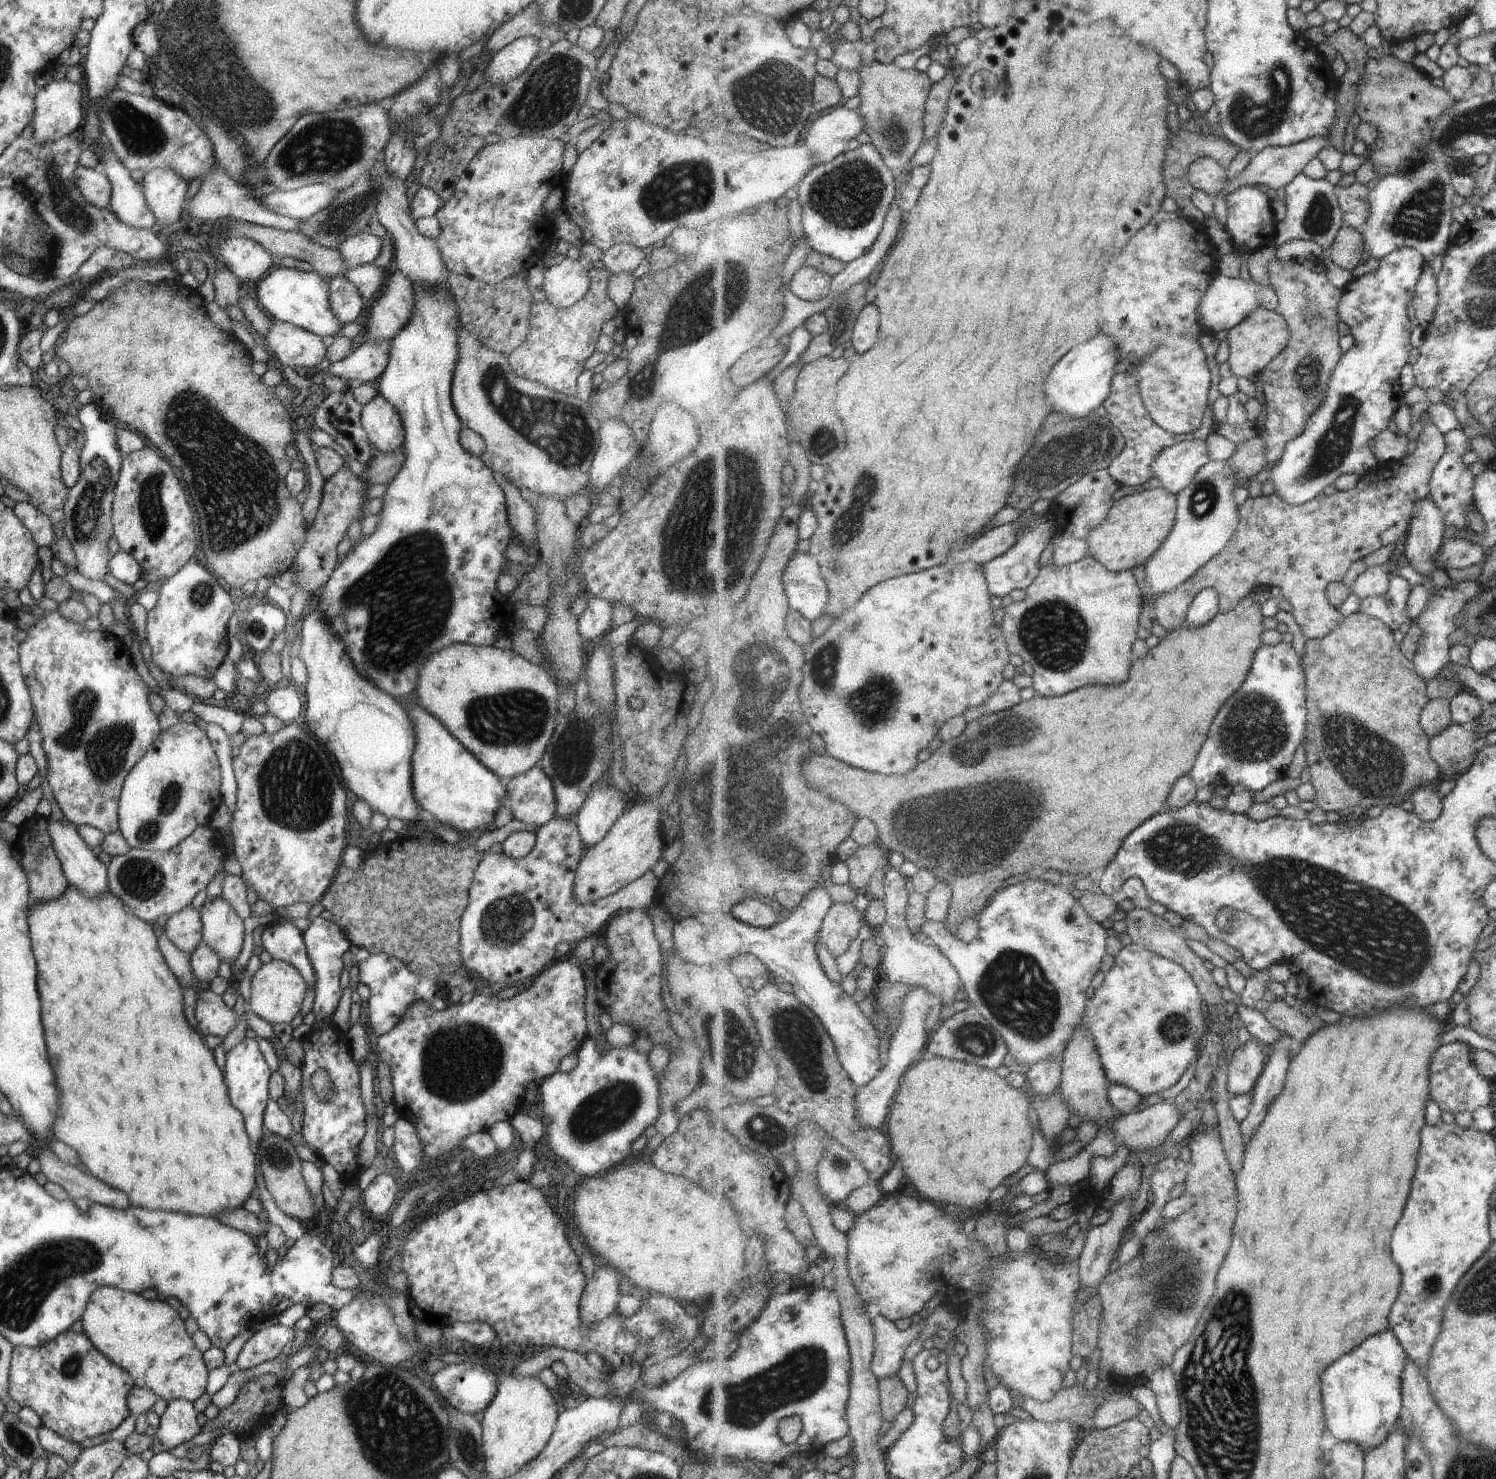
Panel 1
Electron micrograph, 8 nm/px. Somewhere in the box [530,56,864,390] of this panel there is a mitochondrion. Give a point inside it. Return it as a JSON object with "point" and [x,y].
{"point":[770,98]}

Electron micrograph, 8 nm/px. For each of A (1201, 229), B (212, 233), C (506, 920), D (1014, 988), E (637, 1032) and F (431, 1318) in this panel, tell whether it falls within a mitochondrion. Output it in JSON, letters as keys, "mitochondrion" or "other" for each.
{"A":"other","B":"other","C":"mitochondrion","D":"mitochondrion","E":"other","F":"other"}

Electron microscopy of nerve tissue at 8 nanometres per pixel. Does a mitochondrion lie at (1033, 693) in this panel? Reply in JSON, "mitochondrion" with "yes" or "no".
{"mitochondrion":"no"}

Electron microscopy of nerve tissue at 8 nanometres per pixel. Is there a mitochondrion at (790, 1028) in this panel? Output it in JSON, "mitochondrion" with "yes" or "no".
{"mitochondrion":"yes"}

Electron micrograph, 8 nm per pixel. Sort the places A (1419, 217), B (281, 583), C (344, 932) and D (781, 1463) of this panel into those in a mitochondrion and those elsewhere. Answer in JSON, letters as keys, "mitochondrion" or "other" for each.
{"A":"mitochondrion","B":"other","C":"other","D":"other"}

